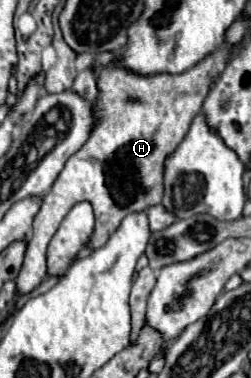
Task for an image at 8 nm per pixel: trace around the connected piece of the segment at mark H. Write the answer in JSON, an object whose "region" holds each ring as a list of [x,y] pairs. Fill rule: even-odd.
{"region":[[[221,47],[205,61],[181,75],[139,77],[119,67],[103,69],[99,73],[101,93],[95,109],[99,123],[95,125],[87,143],[65,163],[51,191],[43,197],[41,209],[33,221],[33,233],[29,237],[25,263],[17,277],[17,293],[33,291],[47,277],[47,245],[55,235],[61,219],[77,201],[91,201],[93,205],[95,233],[89,241],[93,249],[99,249],[109,241],[125,215],[145,211],[161,203],[161,195],[165,191],[165,159],[173,155],[173,147],[185,139],[189,123],[201,111],[211,83],[225,69],[231,53],[233,49]],[[131,97],[139,101],[131,103]]]}

